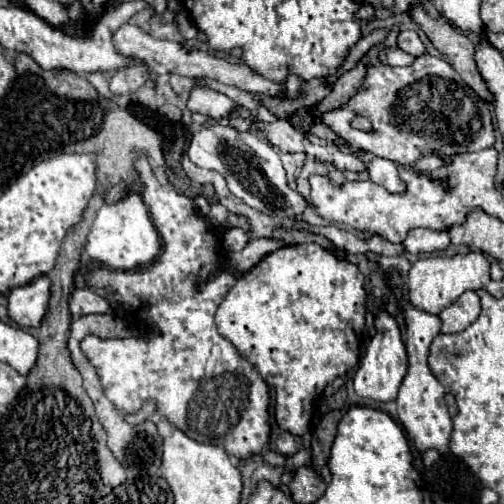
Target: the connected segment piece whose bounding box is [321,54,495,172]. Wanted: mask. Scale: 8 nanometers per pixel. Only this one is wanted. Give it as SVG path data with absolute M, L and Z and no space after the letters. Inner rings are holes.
M423 54L423 56L419 56L411 66L405 66L405 68L393 68L393 66L369 66L369 74L367 74L367 78L365 78L361 90L349 100L349 104L347 104L345 108L337 108L337 110L325 112L323 118L321 118L321 122L327 124L327 126L331 126L341 138L345 138L347 142L351 142L353 146L357 146L357 148L365 148L367 152L371 152L371 154L375 154L375 156L383 156L383 158L387 158L387 160L391 160L391 162L397 162L397 164L401 164L401 166L409 166L409 168L413 168L413 172L419 172L419 170L415 170L415 164L417 164L425 154L433 154L433 156L439 156L439 158L447 160L447 162L451 162L451 156L455 156L455 154L471 152L471 150L483 150L483 148L493 146L493 142L495 142L495 130L493 130L493 126L491 126L491 114L489 114L489 108L487 108L485 100L481 100L481 98L479 98L479 96L477 96L477 94L475 94L475 92L473 92L463 80L461 80L461 76L453 70L453 66L451 66L449 62L445 62L443 58L435 58L435 56L431 56L431 54ZM355 114L363 114L365 118L369 118L369 120L373 122L375 132L361 132L361 130L351 128L349 122L353 120Z

